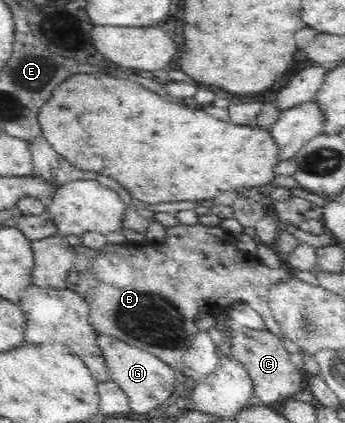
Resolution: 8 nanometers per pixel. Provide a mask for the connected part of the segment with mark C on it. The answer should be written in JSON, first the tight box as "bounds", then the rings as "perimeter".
{"bounds":[230,326,305,407],"perimeter":[[[241,326],[231,328],[230,334],[231,358],[247,369],[247,375],[253,384],[253,404],[270,407],[280,400],[294,398],[297,392],[305,388],[304,372],[295,367],[289,358],[289,351],[283,346],[278,335],[267,328],[255,330]]]}

